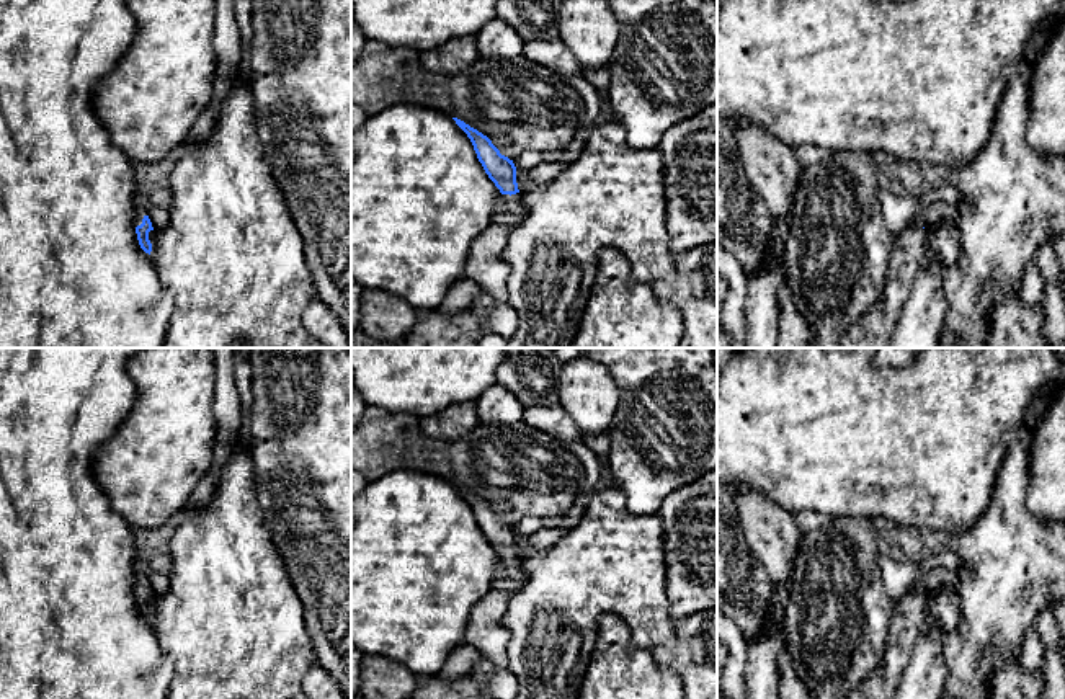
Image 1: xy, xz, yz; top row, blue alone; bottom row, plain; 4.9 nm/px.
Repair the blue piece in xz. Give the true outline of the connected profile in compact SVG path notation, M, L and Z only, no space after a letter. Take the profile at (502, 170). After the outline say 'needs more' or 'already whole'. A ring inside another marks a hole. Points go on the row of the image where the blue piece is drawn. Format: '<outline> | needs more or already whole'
M457 118L452 119L470 139L485 173L501 193L503 209L493 216L493 224L506 229L516 227L526 216L526 204L518 189L513 160L501 155L487 136Z | needs more

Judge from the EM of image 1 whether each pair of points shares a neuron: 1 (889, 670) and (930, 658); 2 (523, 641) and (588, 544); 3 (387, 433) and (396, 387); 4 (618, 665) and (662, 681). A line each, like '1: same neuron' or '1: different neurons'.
1: different neurons
2: same neuron
3: different neurons
4: same neuron

